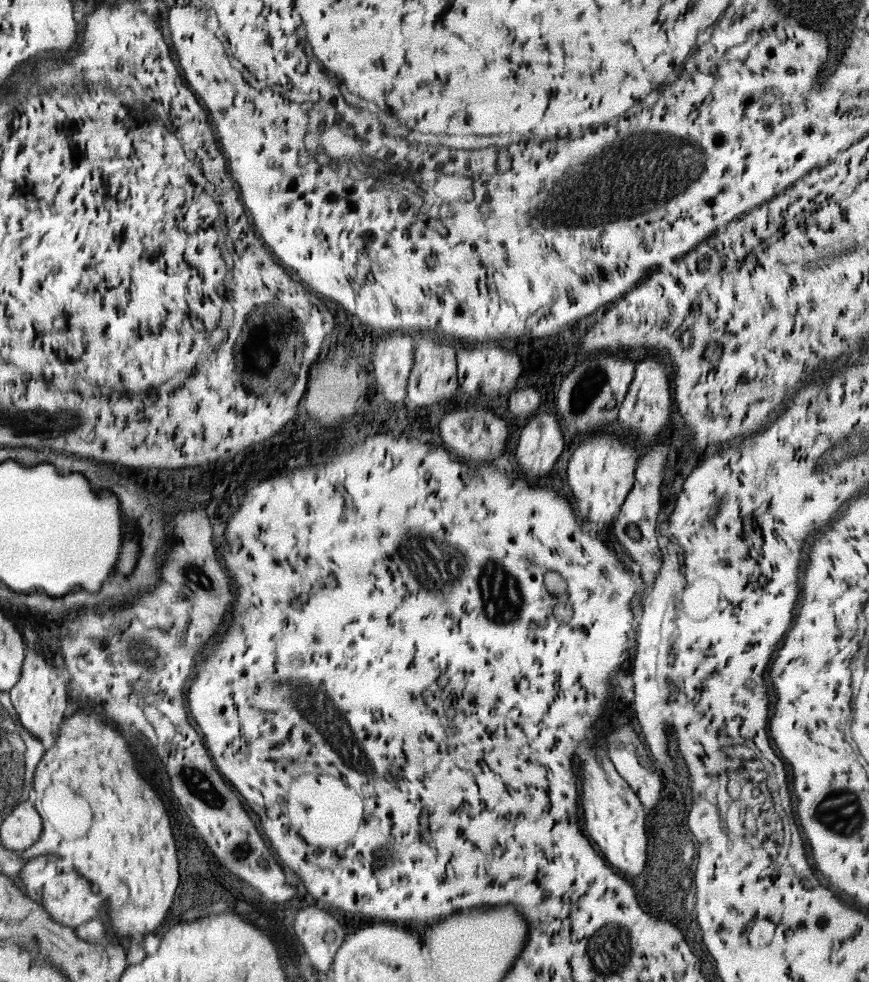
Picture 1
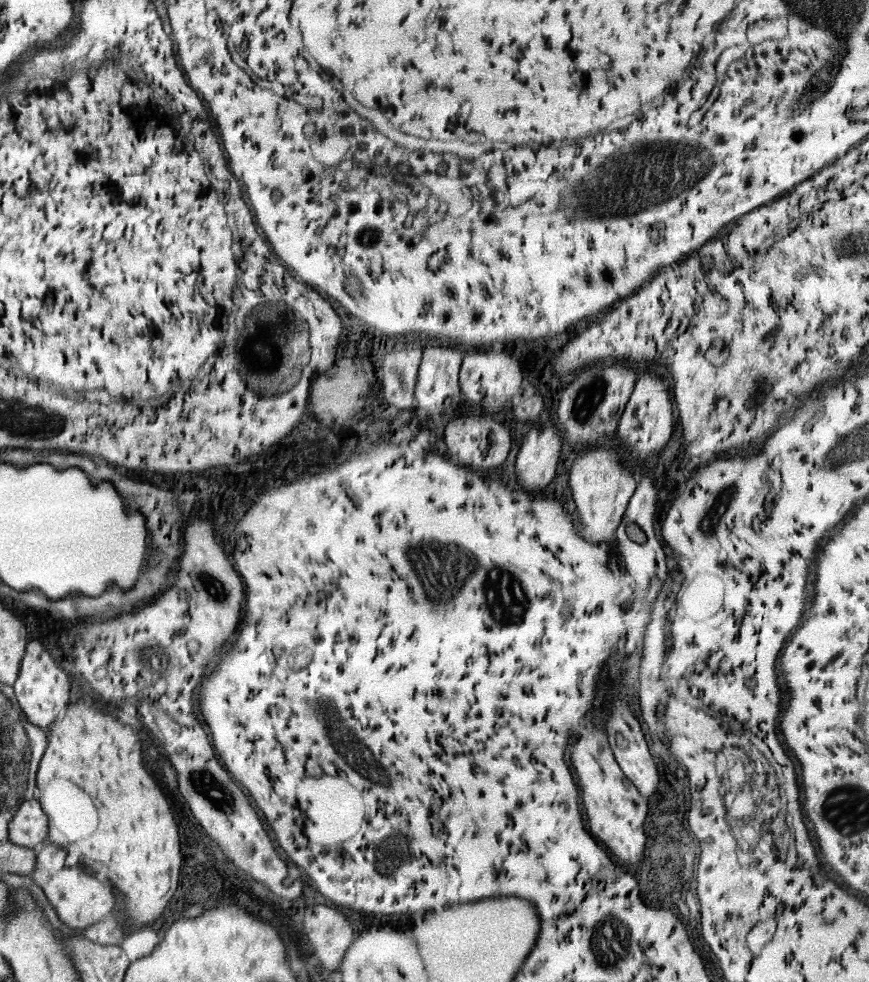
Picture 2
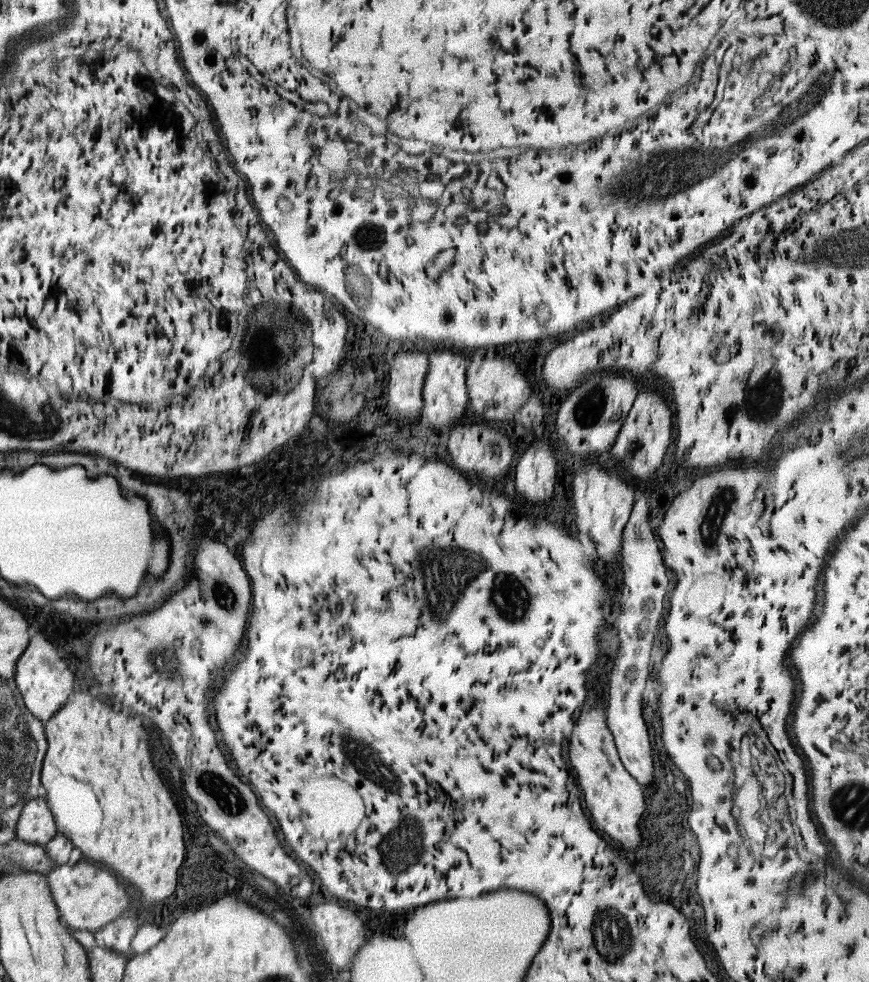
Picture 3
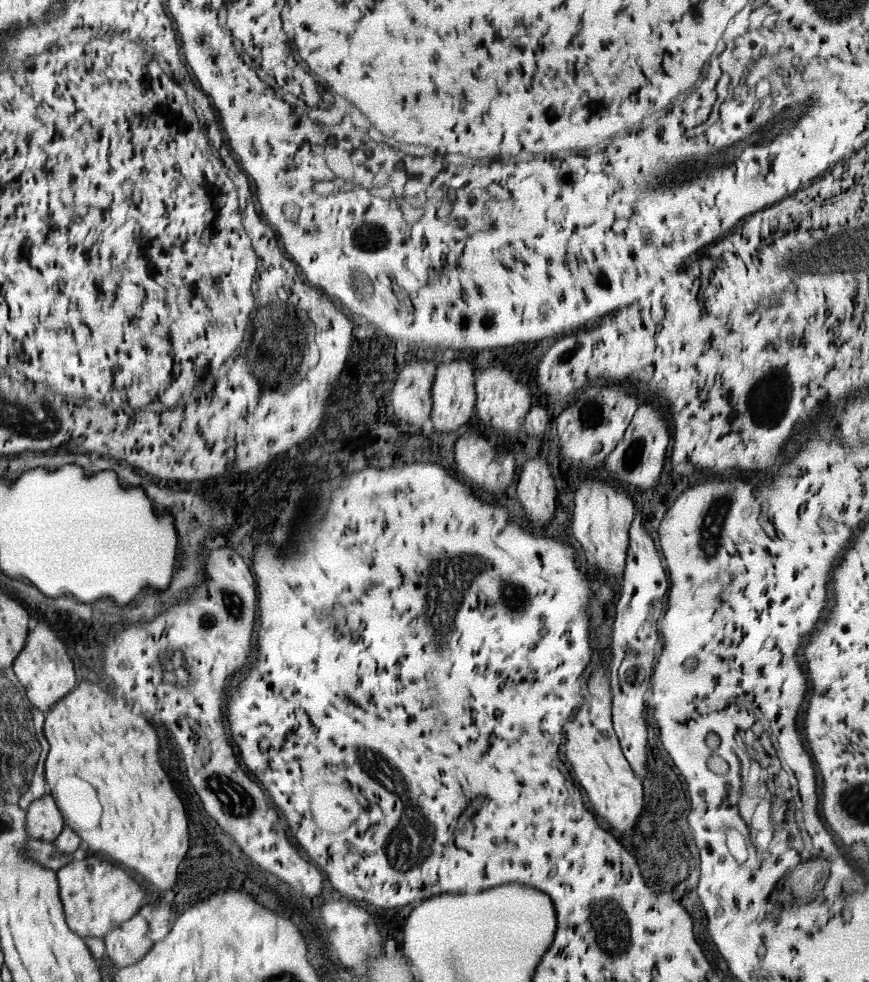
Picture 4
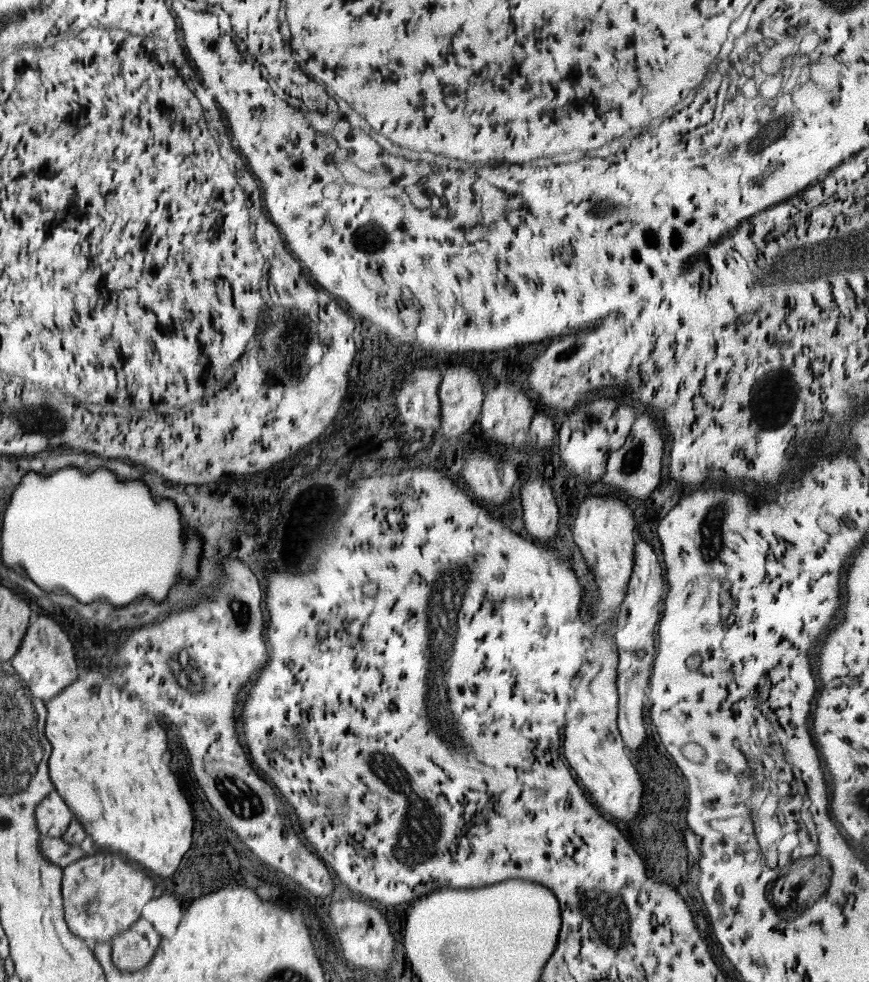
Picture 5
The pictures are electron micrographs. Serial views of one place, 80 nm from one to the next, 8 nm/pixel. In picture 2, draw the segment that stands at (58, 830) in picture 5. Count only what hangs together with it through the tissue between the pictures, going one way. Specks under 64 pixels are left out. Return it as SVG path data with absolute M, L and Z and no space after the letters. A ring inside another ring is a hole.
M30 799L20 804L8 825L8 839L12 844L39 848L47 840L49 822L40 805L38 799Z

